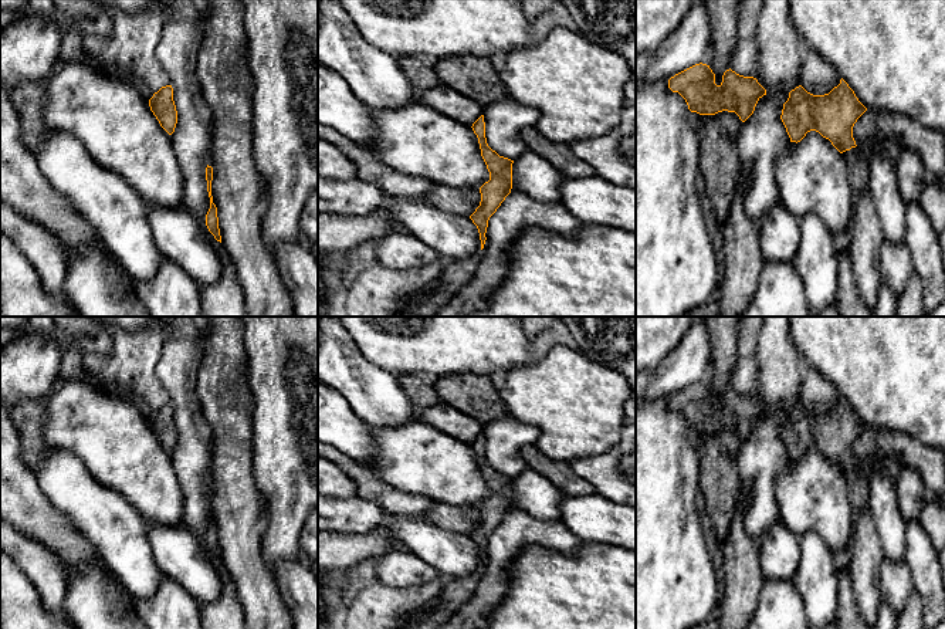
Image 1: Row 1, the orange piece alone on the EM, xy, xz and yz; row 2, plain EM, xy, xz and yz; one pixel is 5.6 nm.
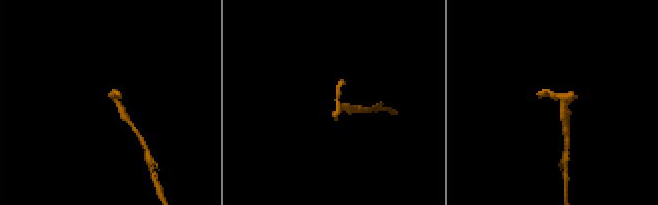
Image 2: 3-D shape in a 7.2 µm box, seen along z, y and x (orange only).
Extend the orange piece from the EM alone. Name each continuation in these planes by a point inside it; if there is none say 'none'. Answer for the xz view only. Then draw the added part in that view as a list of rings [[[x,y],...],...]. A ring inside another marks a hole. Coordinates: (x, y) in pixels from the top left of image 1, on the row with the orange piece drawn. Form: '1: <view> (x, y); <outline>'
none

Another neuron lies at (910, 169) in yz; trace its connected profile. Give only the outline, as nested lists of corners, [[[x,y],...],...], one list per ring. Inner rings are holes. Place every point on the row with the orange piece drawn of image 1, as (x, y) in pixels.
[[[905,149],[895,162],[897,180],[905,204],[918,203],[925,186],[924,175],[927,172],[919,156]]]

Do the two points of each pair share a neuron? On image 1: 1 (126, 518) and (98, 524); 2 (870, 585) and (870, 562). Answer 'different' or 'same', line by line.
1: same
2: same

